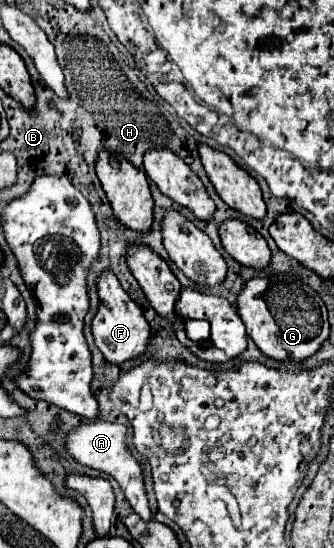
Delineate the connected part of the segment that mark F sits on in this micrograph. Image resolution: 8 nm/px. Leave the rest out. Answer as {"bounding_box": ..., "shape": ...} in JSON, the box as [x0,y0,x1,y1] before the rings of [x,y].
{"bounding_box":[93,271,151,365],"shape":[[[107,271],[103,277],[99,277],[97,285],[99,285],[101,305],[93,319],[93,337],[95,337],[95,345],[99,347],[103,357],[113,365],[121,365],[129,359],[145,355],[149,341],[151,341],[151,327],[145,321],[143,311],[123,291],[123,287],[119,285],[117,277],[111,271]]]}

